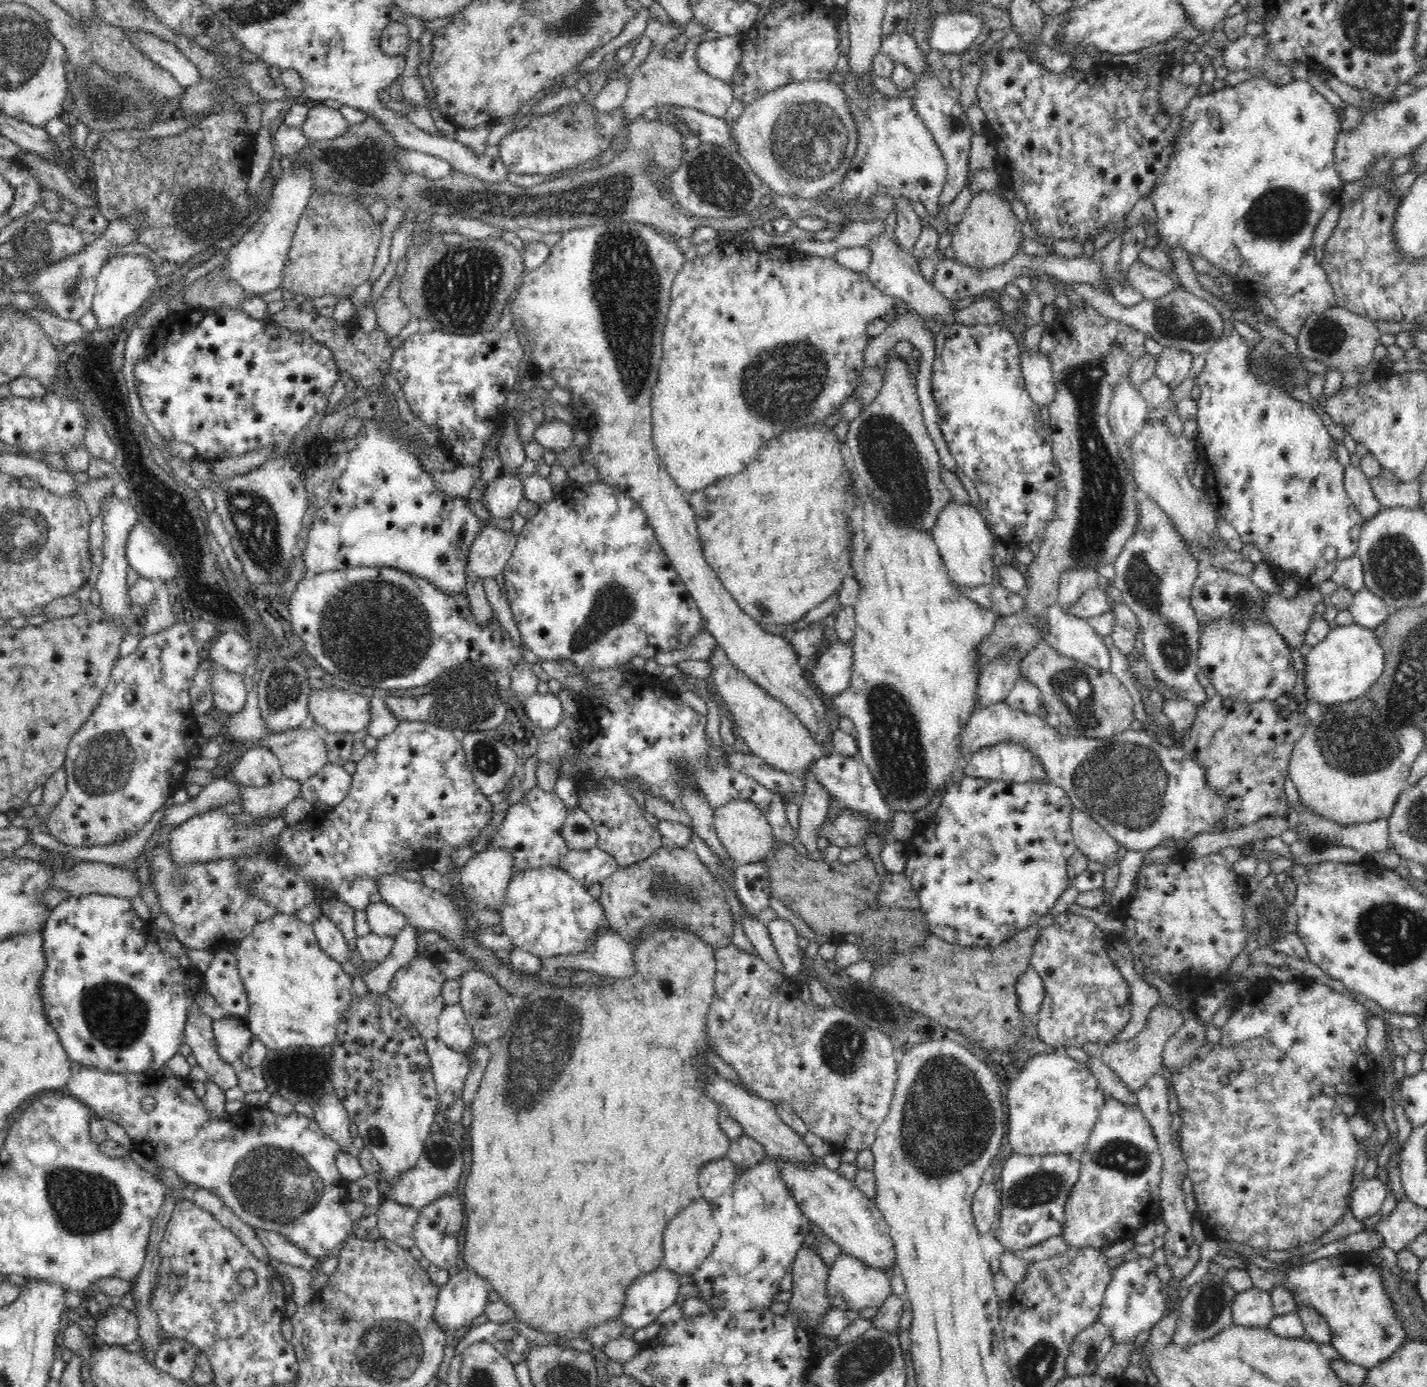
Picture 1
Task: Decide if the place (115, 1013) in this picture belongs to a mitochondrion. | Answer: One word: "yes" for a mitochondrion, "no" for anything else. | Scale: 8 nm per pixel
yes

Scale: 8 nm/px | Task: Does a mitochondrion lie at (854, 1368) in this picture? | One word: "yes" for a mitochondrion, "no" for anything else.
yes

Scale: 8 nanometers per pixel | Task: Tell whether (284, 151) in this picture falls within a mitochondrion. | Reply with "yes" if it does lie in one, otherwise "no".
no

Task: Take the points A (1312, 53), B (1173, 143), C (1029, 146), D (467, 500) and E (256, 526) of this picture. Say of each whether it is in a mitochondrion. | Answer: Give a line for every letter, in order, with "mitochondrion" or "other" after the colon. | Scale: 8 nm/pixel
A: other
B: other
C: other
D: other
E: mitochondrion

